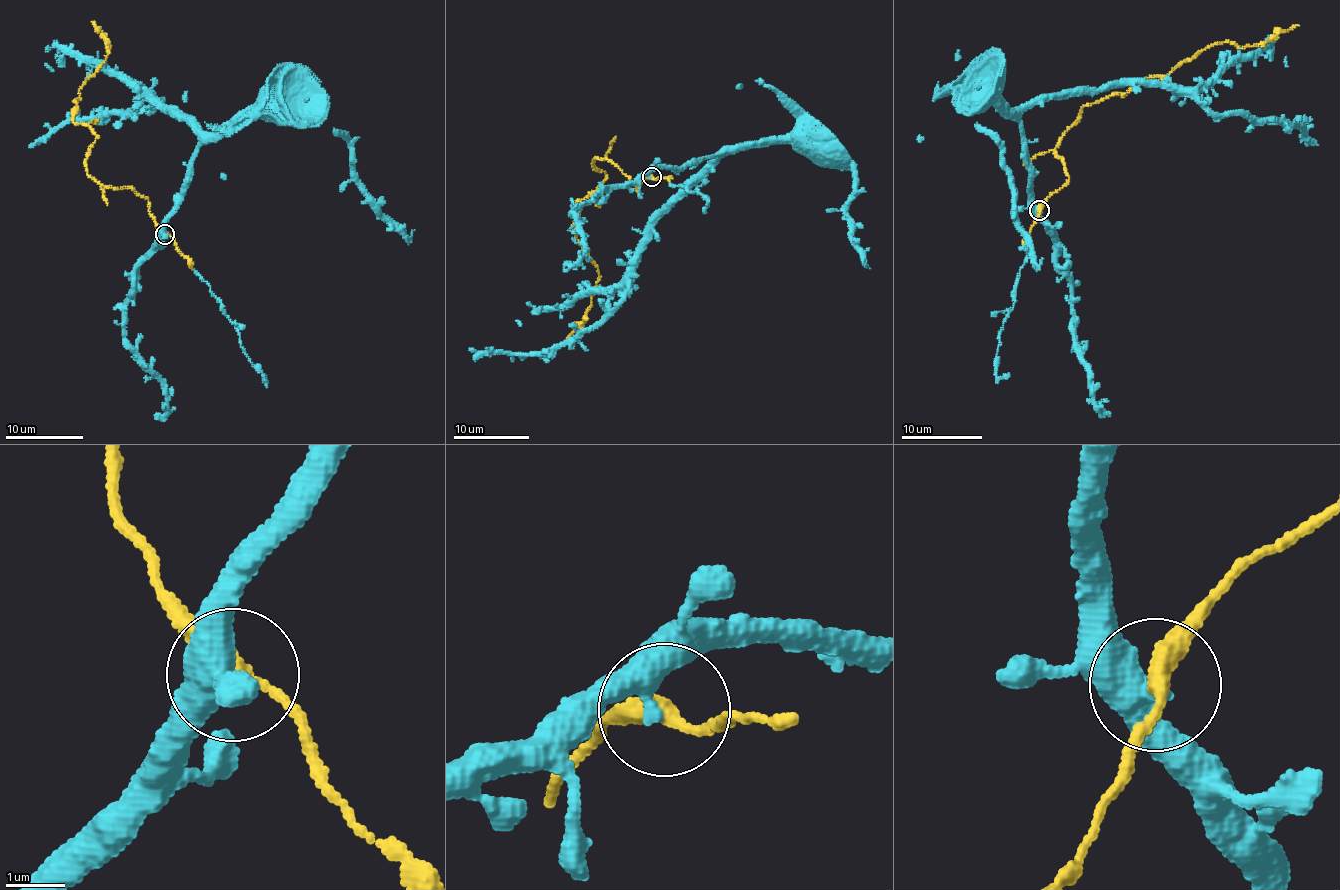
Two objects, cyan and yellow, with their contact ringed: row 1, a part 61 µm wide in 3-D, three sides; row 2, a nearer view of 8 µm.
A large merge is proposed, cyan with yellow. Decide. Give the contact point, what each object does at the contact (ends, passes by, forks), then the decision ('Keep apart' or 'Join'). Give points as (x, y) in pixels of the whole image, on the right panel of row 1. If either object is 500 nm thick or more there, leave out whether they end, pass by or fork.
Place: (1039, 210). At the ring cyan passes by. At the ring yellow passes by. Join

